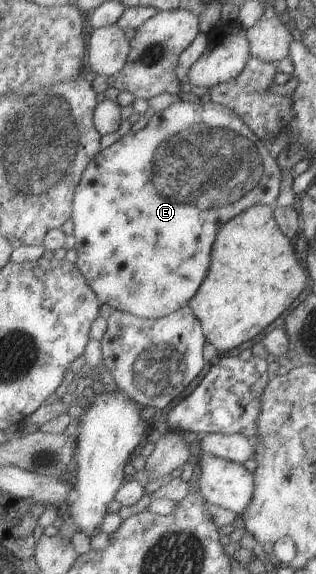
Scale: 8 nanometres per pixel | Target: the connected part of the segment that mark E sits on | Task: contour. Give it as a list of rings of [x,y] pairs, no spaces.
[[[177,100],[164,110],[156,110],[147,126],[142,130],[121,136],[117,142],[101,150],[98,157],[90,163],[82,175],[82,181],[79,182],[74,195],[74,213],[71,220],[74,225],[77,266],[86,276],[95,293],[99,295],[102,303],[108,304],[114,310],[131,312],[147,319],[164,318],[186,306],[198,293],[207,274],[210,273],[214,243],[218,238],[219,230],[230,219],[234,219],[251,206],[265,204],[272,208],[276,207],[279,193],[281,193],[281,183],[283,183],[283,171],[279,168],[277,159],[271,157],[273,155],[269,153],[269,147],[238,113],[226,105],[213,101],[191,103]]]

